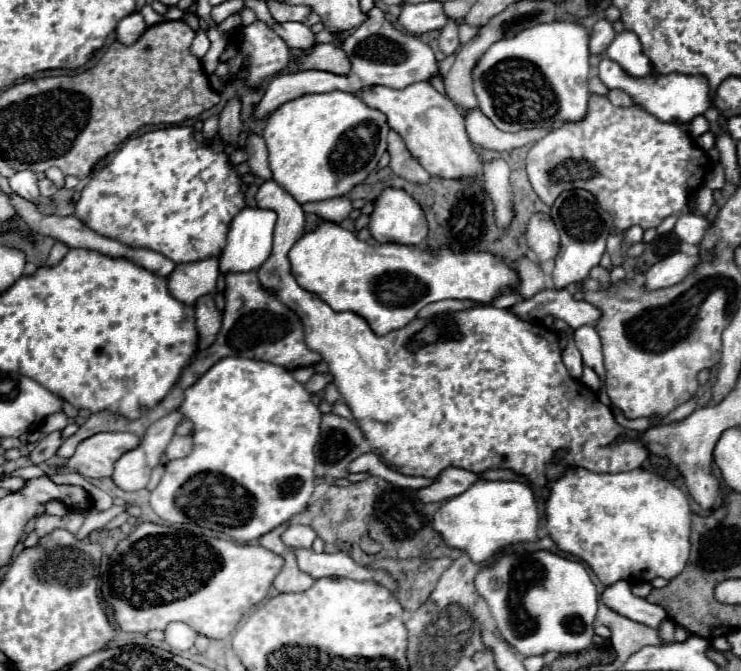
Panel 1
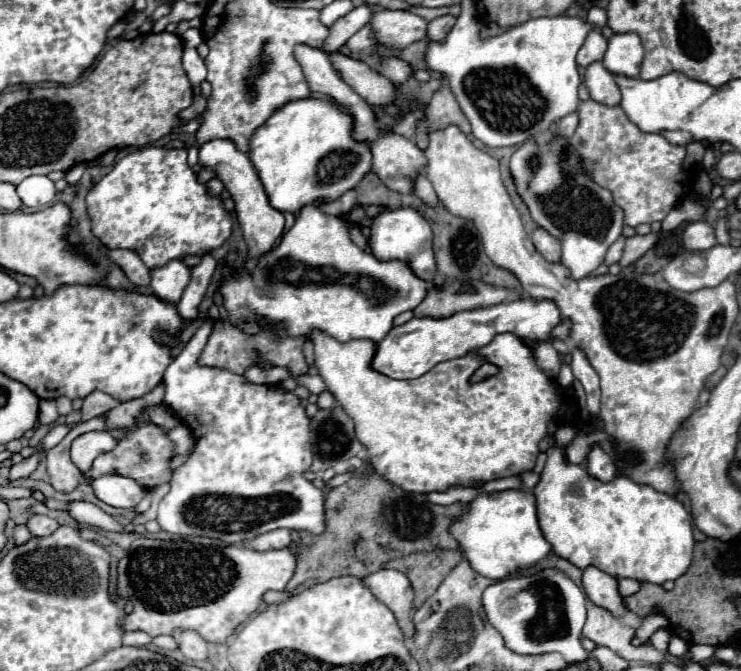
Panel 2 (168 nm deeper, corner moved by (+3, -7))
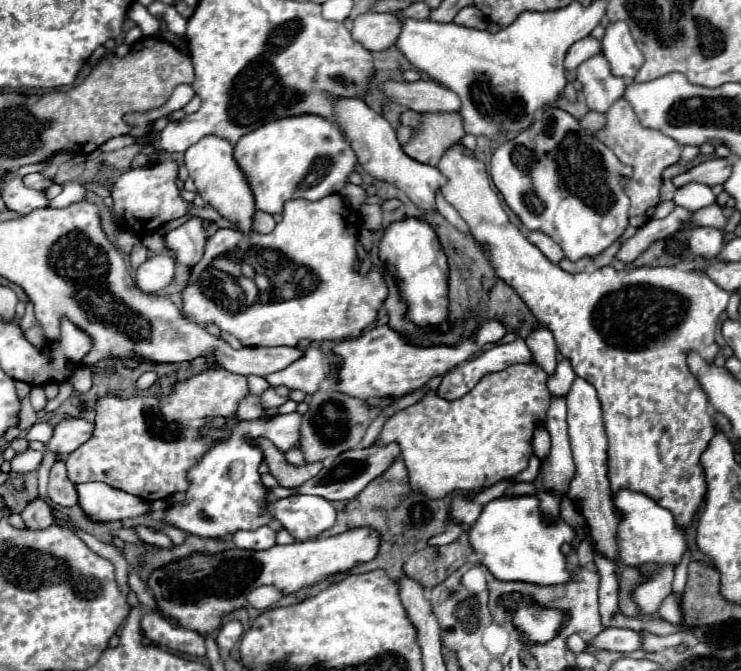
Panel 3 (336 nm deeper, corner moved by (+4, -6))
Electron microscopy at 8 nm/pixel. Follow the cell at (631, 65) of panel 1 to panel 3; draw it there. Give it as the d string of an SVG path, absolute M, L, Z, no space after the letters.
M624 21L610 23L602 39L602 55L608 59L614 75L624 79L634 79L642 67L642 51L632 39L630 27Z

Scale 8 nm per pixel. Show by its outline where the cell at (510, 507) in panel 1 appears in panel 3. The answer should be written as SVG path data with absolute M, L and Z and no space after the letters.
M518 495L490 501L476 523L468 529L472 549L480 555L480 563L500 581L528 581L536 585L554 585L570 581L566 555L560 551L564 543L576 543L574 529L564 523L544 523L538 497Z

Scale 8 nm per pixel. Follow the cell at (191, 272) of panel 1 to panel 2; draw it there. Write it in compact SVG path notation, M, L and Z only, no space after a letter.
M171 260L161 268L151 268L151 292L169 302L177 302L189 282L189 268L181 260Z

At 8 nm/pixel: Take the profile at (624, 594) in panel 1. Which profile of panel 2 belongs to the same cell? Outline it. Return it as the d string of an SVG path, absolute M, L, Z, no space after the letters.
M587 566L583 570L583 590L589 596L591 602L595 602L597 606L603 606L607 610L611 610L611 614L615 616L623 616L629 610L623 606L623 598L617 590L617 580L601 570L597 570L595 566Z

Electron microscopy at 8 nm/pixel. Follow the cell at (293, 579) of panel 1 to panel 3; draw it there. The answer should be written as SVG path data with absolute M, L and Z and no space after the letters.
M258 587L254 591L248 593L248 603L256 609L270 609L278 599L282 597L282 593L274 587Z

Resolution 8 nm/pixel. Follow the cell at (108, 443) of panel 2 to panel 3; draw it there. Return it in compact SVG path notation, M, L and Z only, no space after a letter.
M72 419L72 421L62 421L60 425L54 427L54 435L48 441L48 449L62 459L66 459L78 445L84 445L94 433L94 423L86 419Z

